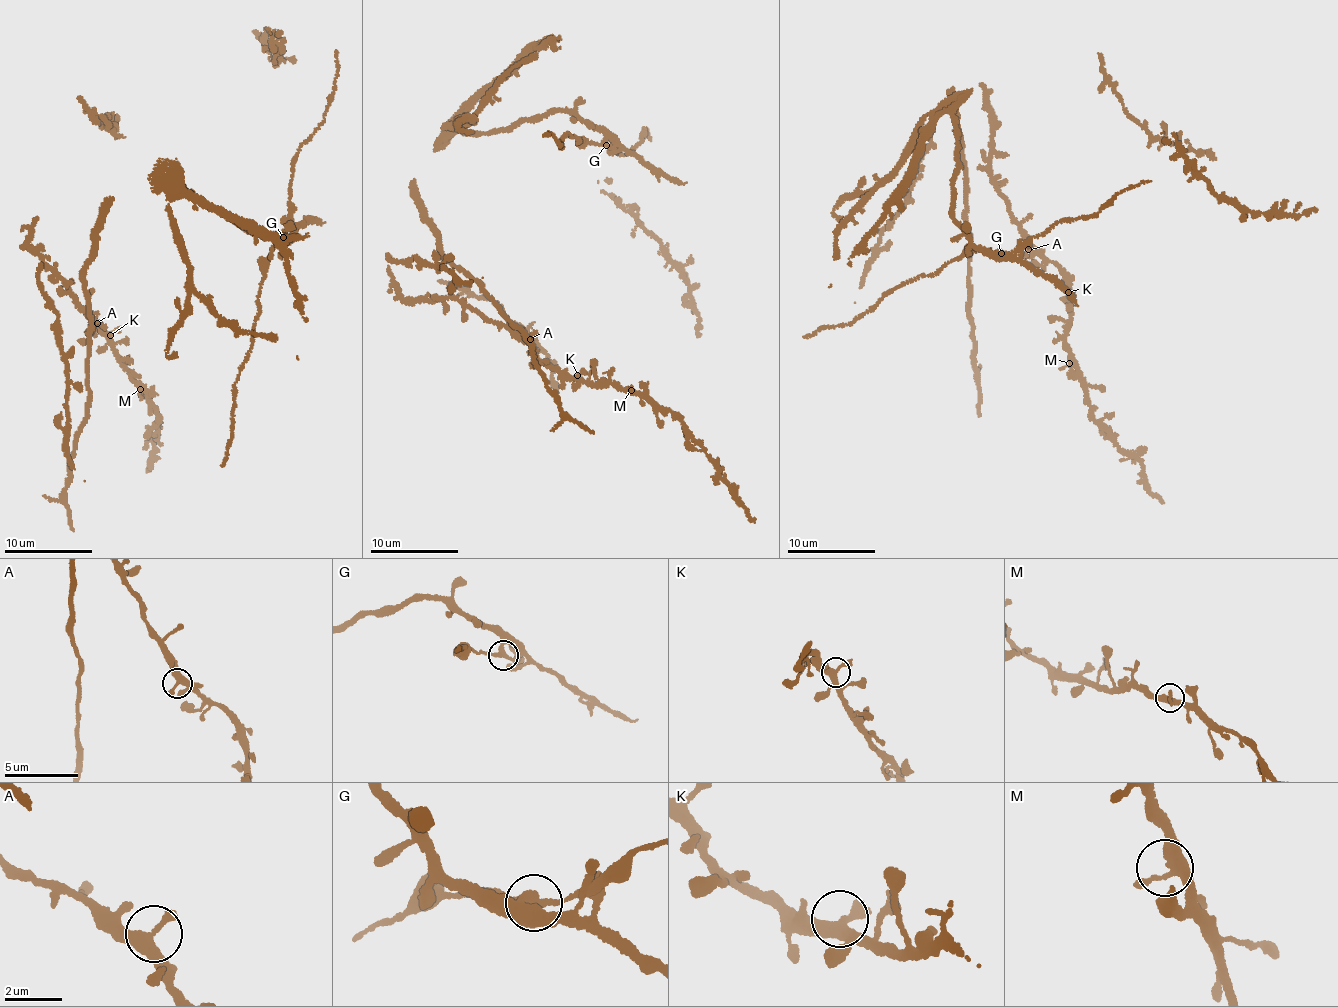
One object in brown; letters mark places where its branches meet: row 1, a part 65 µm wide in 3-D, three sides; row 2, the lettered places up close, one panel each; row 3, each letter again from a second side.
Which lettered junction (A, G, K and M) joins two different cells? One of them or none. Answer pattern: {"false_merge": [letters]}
{"false_merge": []}

